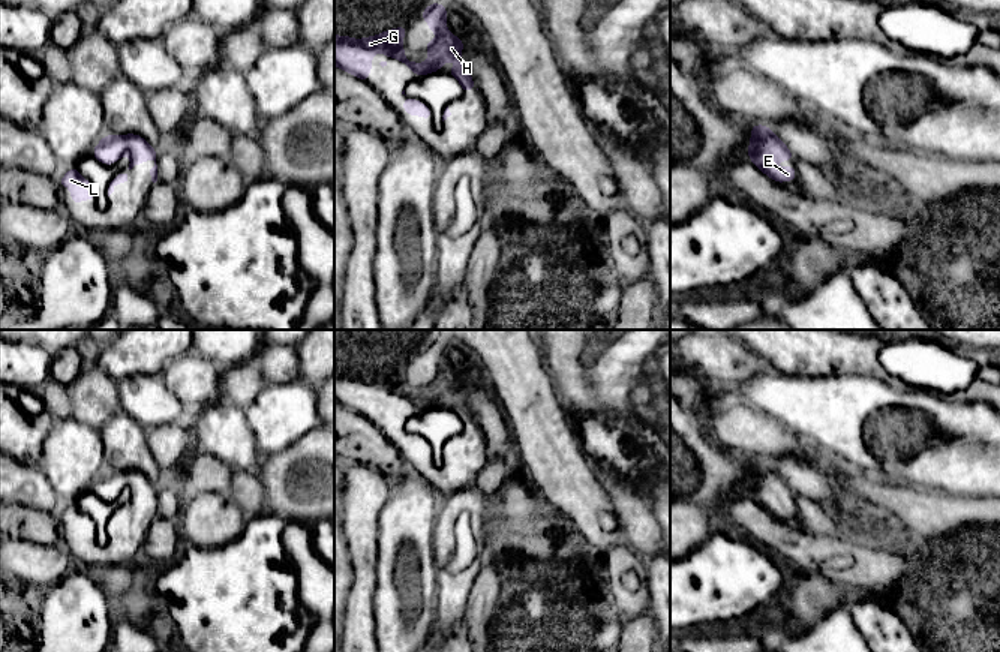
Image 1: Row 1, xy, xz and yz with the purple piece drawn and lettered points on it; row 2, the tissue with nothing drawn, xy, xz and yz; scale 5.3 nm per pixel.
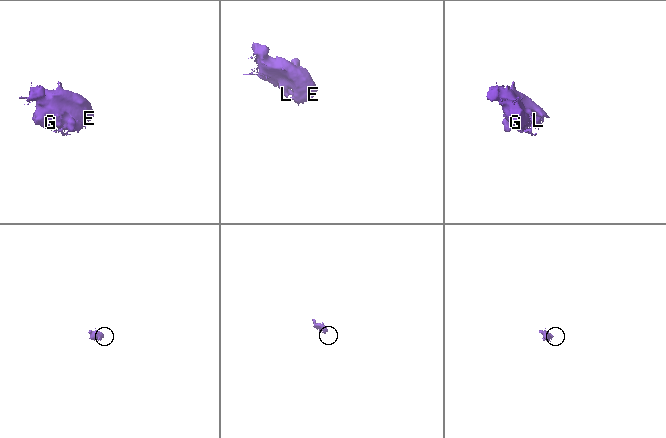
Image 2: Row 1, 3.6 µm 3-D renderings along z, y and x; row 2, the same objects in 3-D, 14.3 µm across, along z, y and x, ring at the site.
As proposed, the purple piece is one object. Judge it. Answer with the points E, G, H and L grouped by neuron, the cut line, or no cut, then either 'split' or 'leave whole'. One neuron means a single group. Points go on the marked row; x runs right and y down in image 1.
groups E G H L; cut none; leave whole

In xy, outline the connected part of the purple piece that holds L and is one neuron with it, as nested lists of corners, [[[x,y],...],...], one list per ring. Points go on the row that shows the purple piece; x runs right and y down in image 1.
[[[76,166],[66,172],[66,175],[58,181],[58,186],[67,186],[70,189],[73,204],[96,198],[94,186],[78,174]]]

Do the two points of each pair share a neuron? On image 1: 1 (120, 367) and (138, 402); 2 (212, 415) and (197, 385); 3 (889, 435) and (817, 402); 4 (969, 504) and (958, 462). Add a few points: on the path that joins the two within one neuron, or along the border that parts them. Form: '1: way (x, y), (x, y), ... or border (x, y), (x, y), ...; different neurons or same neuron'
1: border (159, 370), (132, 373), (117, 382); different neurons
2: border (215, 399), (200, 408); different neurons
3: way (871, 421), (835, 412); same neuron
4: border (954, 492), (957, 495), (984, 496); different neurons

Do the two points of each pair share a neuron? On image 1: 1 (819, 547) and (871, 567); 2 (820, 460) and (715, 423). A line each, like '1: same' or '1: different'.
1: same
2: same

